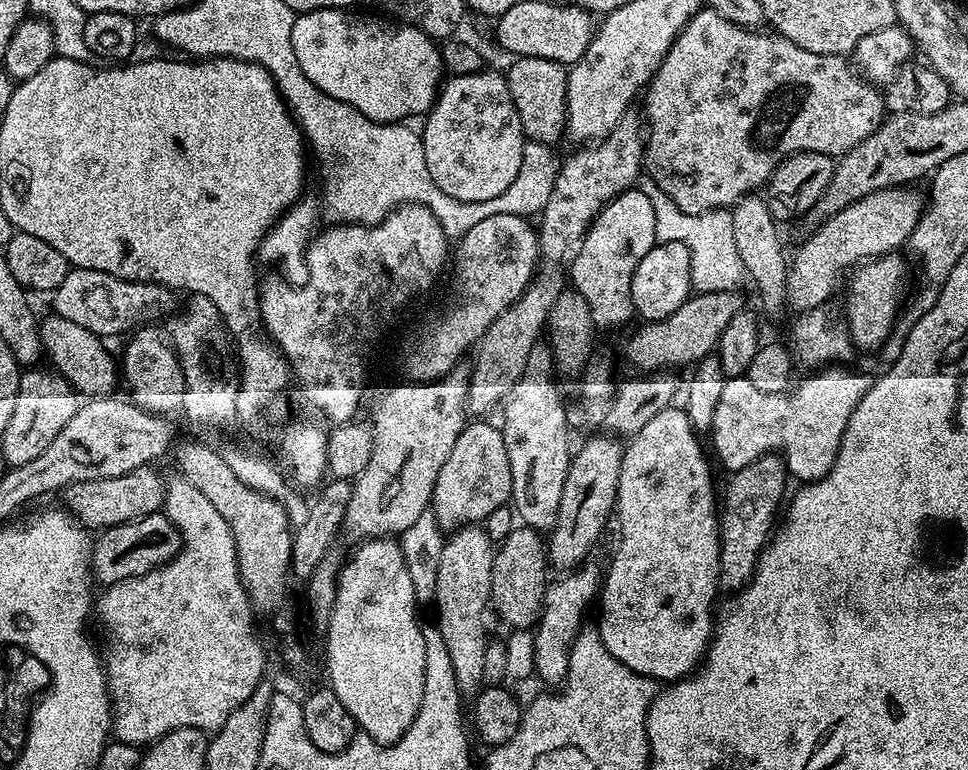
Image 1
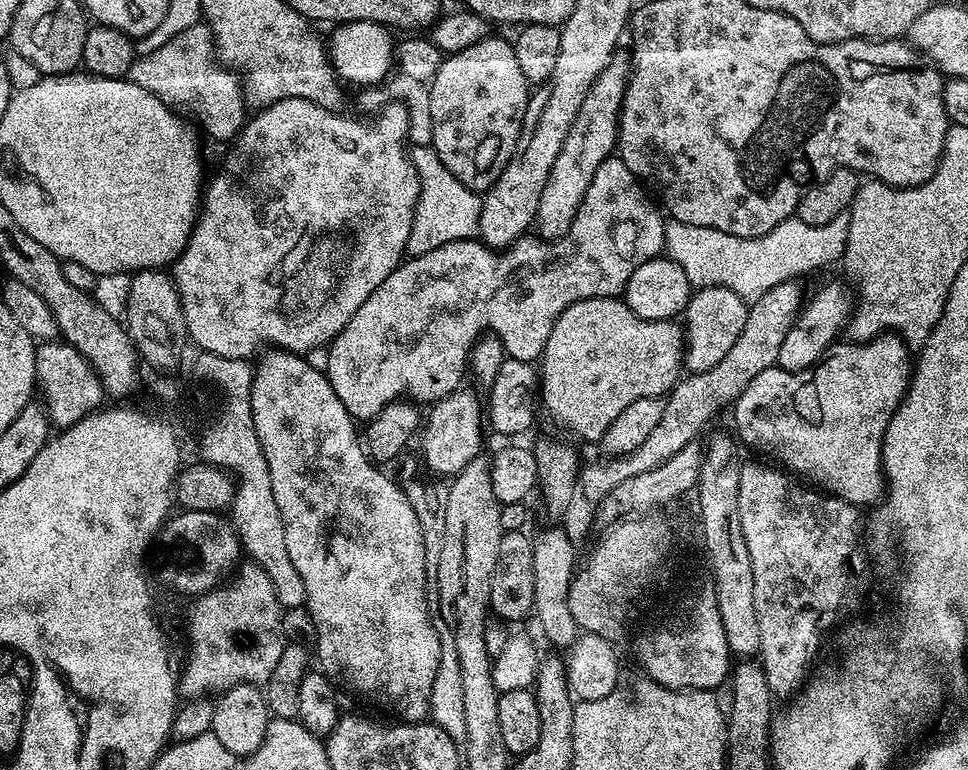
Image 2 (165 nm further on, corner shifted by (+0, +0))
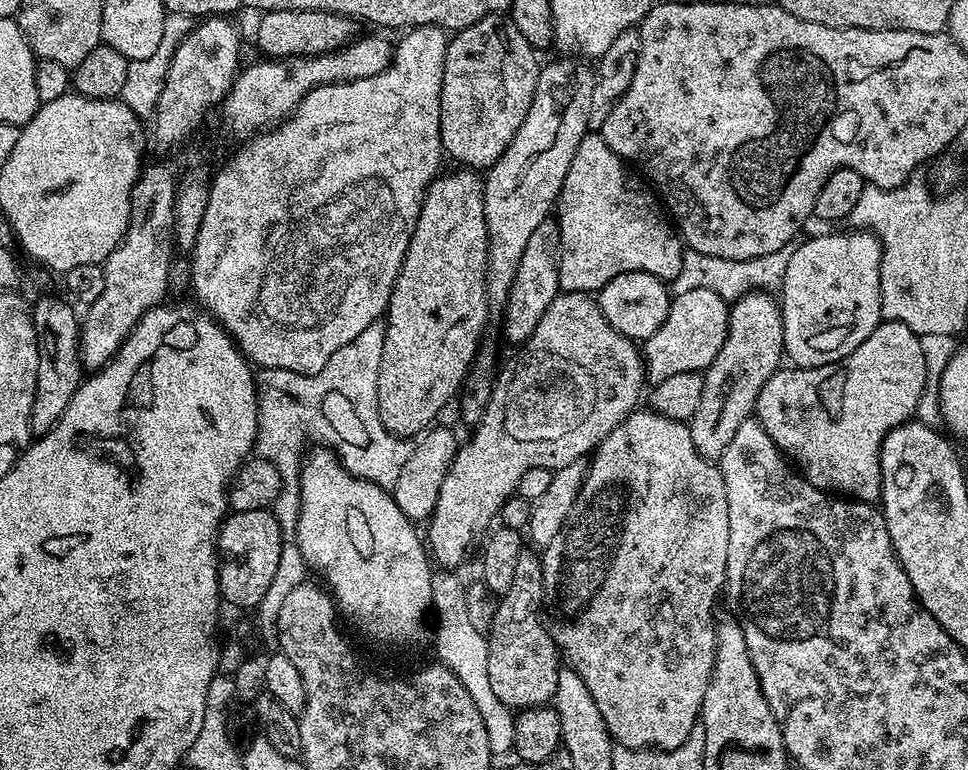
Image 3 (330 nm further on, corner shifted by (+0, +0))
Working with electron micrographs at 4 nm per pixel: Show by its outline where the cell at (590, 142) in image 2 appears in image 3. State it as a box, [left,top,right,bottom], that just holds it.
[502,218,561,346]

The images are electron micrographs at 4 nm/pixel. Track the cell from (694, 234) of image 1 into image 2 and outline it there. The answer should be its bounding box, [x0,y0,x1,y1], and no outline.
[664,211,850,302]

